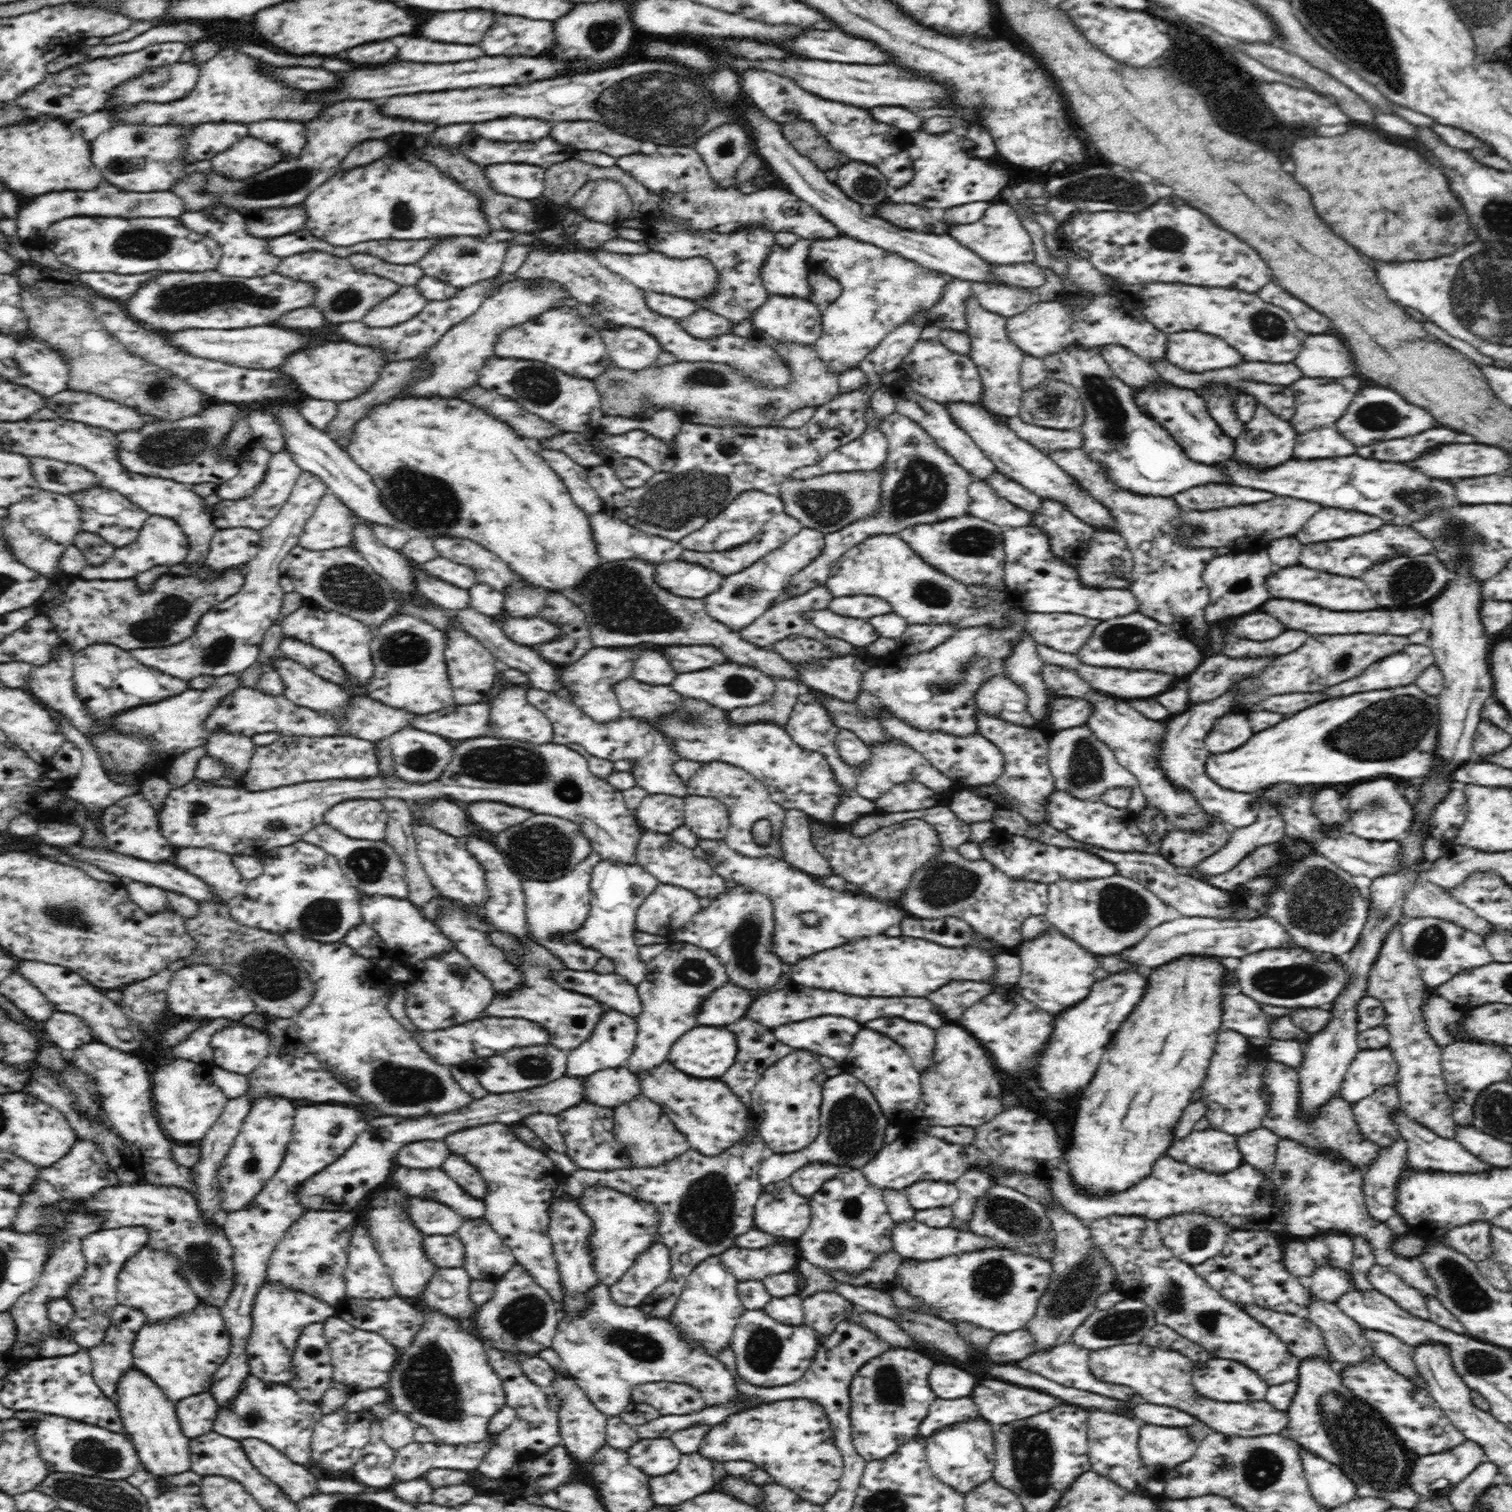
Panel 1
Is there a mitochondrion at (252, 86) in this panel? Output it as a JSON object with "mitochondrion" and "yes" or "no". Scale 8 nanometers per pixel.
{"mitochondrion":"no"}

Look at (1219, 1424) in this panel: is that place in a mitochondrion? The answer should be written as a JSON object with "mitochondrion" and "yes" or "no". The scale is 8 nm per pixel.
{"mitochondrion":"no"}

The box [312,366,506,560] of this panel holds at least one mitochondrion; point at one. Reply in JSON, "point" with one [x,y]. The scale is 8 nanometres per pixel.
{"point":[437,507]}

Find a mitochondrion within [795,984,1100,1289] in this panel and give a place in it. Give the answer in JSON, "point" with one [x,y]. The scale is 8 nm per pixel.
{"point":[852,1126]}

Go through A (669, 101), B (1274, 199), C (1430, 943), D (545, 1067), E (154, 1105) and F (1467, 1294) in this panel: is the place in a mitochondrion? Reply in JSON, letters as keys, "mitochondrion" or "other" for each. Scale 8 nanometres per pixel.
{"A":"mitochondrion","B":"mitochondrion","C":"mitochondrion","D":"mitochondrion","E":"other","F":"mitochondrion"}

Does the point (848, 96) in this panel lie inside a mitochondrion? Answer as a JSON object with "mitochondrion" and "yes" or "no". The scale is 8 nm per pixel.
{"mitochondrion":"no"}

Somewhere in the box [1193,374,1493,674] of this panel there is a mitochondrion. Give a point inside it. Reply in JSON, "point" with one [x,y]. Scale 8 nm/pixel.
{"point":[1410,580]}

